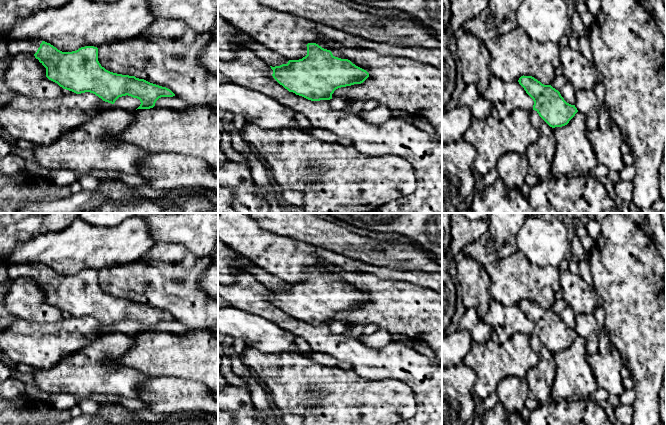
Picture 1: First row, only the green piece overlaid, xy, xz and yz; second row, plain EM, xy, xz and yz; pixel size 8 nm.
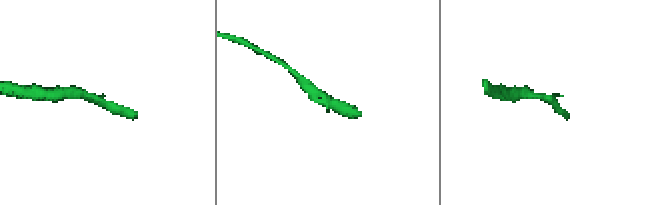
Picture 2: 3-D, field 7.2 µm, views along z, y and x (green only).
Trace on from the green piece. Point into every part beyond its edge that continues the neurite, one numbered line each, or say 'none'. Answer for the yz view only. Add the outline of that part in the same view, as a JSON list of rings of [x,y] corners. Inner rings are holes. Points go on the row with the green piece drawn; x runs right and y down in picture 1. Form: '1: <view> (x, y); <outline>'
none

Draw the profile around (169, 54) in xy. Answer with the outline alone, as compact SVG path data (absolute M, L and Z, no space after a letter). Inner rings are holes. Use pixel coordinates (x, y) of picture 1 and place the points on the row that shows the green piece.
M155 19L147 32L139 38L123 39L98 48L98 61L106 70L135 76L150 83L170 89L175 96L189 105L209 104L218 101L218 76L203 66L201 56L204 48L213 39L211 32L196 32L188 23L180 19Z

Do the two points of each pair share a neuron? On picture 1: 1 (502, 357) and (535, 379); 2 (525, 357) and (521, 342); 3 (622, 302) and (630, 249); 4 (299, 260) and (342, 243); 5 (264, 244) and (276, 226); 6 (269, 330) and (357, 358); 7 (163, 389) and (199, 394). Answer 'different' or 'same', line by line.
1: different
2: same
3: same
4: different
5: different
6: different
7: same

